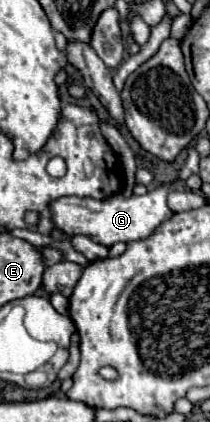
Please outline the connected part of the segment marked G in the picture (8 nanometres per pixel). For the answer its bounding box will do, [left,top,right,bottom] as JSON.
[49,183,173,247]

